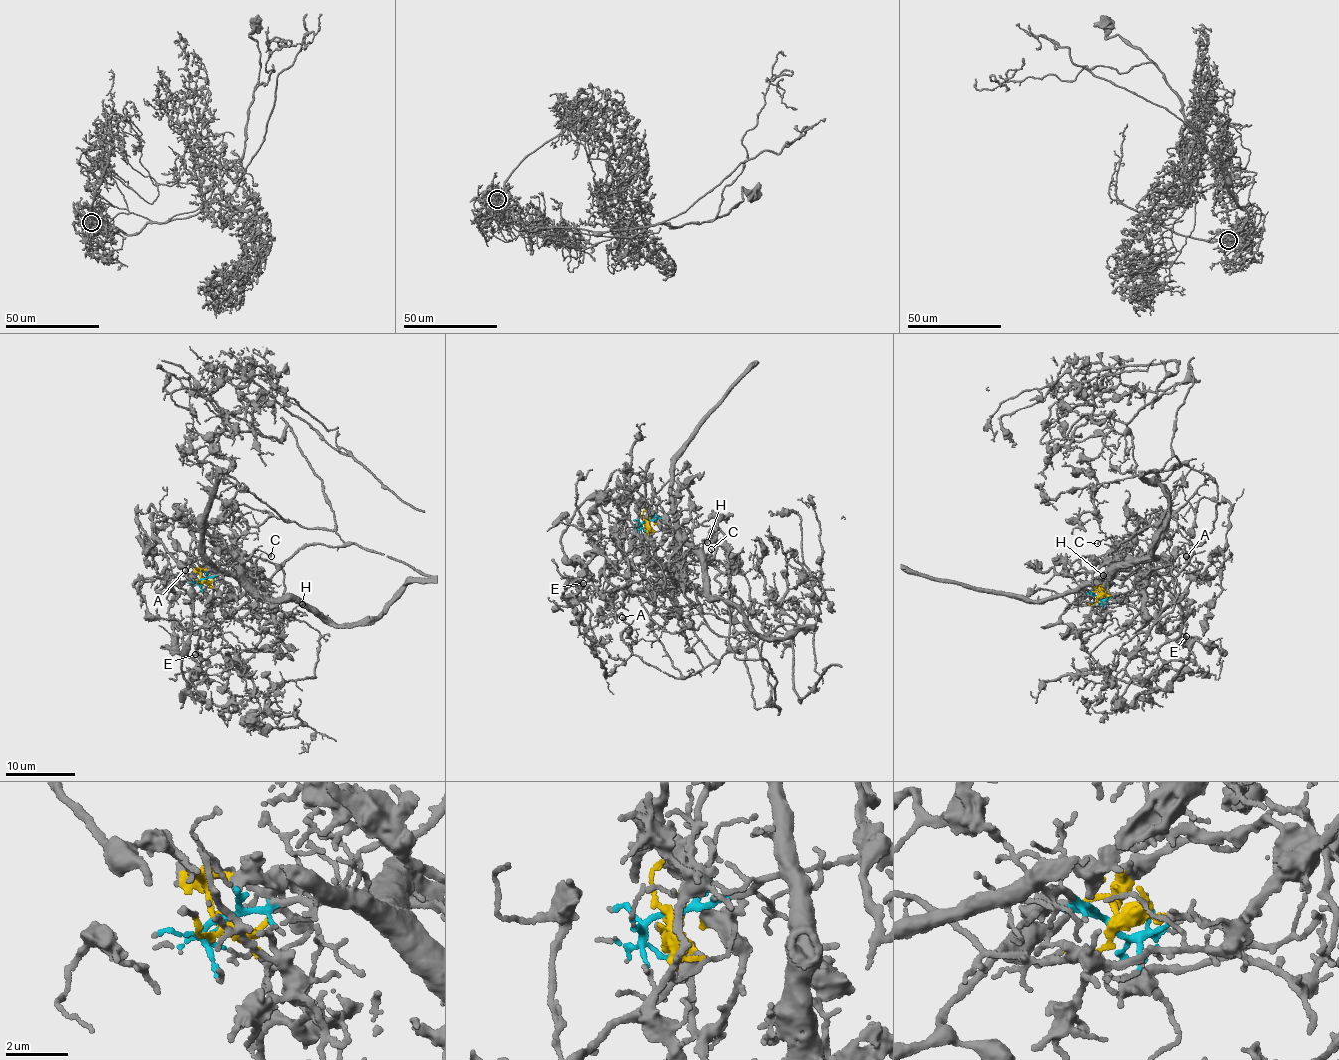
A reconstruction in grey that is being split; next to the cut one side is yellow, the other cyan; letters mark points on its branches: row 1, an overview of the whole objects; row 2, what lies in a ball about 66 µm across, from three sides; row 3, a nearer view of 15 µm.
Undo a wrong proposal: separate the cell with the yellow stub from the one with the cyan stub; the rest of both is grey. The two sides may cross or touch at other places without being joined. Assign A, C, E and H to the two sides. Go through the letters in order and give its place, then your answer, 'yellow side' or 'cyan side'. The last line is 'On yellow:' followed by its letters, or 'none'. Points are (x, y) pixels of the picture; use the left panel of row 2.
A: place (185, 570); yellow side
C: place (271, 556); cyan side
E: place (195, 654); yellow side
H: place (302, 604); cyan side
On yellow: A, E

